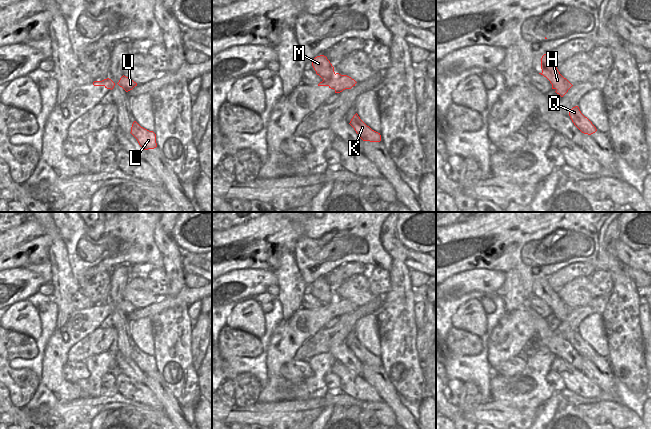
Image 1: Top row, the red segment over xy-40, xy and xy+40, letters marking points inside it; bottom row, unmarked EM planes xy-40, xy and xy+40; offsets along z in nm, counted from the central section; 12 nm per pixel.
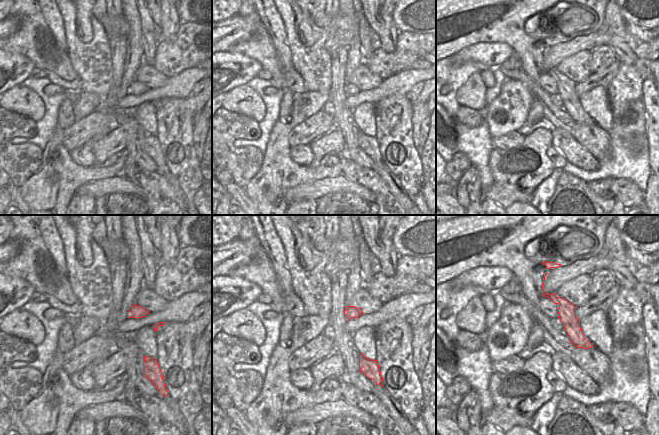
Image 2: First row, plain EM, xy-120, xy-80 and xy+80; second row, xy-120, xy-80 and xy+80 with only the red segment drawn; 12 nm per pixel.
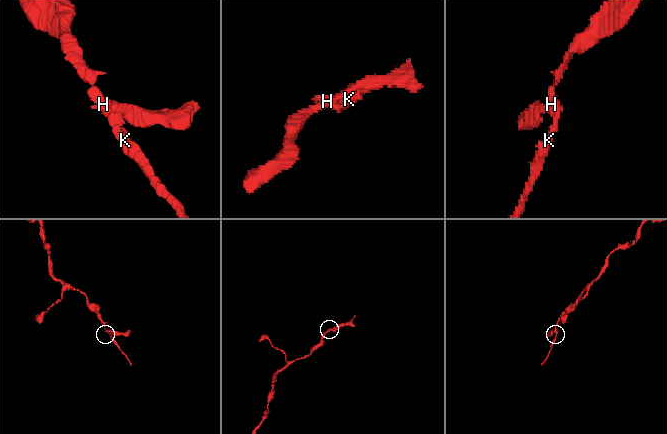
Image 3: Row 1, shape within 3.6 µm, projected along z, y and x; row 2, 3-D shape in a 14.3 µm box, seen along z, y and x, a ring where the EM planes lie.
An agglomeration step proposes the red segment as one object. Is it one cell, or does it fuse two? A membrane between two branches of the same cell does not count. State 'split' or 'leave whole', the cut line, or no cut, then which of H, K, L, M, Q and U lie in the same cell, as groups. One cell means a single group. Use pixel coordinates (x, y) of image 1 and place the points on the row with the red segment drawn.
split; cut in xy along (336, 74), (331, 78), (323, 80); H K L M Q / U

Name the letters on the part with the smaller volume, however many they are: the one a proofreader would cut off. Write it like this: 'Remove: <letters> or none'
Remove: U

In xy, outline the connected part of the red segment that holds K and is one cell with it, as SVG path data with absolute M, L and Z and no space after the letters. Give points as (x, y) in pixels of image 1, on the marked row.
M356 113L349 123L363 141L380 142L380 133L367 126Z

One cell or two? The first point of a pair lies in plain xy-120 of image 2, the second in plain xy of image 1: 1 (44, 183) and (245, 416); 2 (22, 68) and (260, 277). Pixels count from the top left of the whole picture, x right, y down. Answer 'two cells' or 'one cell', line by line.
1: two cells
2: one cell

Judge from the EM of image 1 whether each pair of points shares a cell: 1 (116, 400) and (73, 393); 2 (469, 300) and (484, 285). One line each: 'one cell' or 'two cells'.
1: two cells
2: two cells

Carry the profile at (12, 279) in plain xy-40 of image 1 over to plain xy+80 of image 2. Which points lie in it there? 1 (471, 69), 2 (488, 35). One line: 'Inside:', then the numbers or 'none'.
Inside: none

